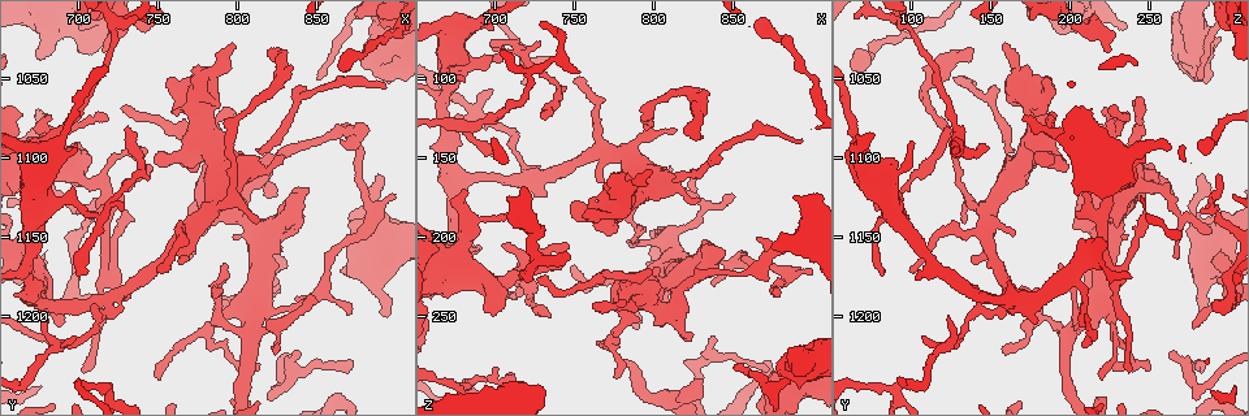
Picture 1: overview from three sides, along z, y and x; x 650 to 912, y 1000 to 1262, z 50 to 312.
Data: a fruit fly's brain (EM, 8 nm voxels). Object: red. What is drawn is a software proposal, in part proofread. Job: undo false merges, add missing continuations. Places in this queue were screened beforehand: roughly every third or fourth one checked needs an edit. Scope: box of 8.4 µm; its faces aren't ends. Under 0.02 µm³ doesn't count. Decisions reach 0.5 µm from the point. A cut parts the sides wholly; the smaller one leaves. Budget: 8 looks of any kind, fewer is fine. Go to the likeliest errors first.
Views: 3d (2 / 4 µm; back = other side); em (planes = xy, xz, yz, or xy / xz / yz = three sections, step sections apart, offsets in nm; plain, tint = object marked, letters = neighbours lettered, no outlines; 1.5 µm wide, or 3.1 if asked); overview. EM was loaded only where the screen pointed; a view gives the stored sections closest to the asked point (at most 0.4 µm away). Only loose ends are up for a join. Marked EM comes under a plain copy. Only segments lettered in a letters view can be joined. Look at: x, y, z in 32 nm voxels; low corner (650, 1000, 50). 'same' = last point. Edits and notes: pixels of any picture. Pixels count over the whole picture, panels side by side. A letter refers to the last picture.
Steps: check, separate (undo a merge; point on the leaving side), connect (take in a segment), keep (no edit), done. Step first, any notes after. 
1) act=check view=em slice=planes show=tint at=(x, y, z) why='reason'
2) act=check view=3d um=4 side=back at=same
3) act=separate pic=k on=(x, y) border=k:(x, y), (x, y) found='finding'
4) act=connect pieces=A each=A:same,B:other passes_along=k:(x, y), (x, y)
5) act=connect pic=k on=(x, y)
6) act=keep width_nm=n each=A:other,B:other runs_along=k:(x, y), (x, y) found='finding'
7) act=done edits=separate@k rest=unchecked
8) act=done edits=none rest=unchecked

act=check view=em slice=yz step=8 show=tint at=(682, 1090, 100) why='branch stops here'

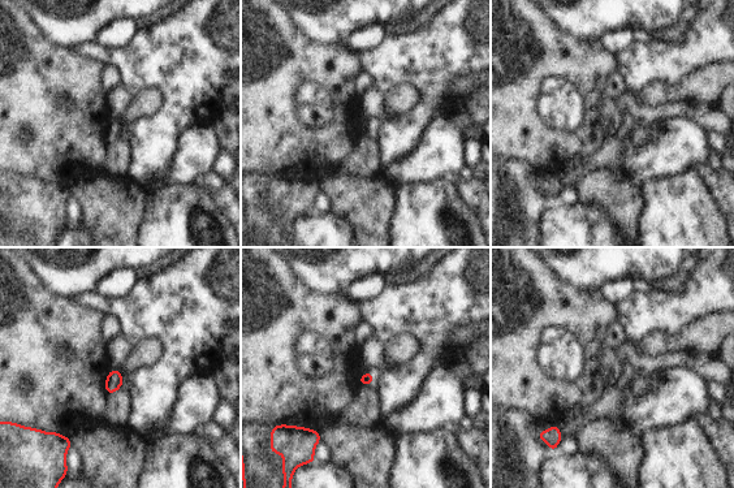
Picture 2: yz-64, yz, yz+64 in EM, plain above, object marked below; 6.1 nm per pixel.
act=check view=em slice=planes show=letters at=same

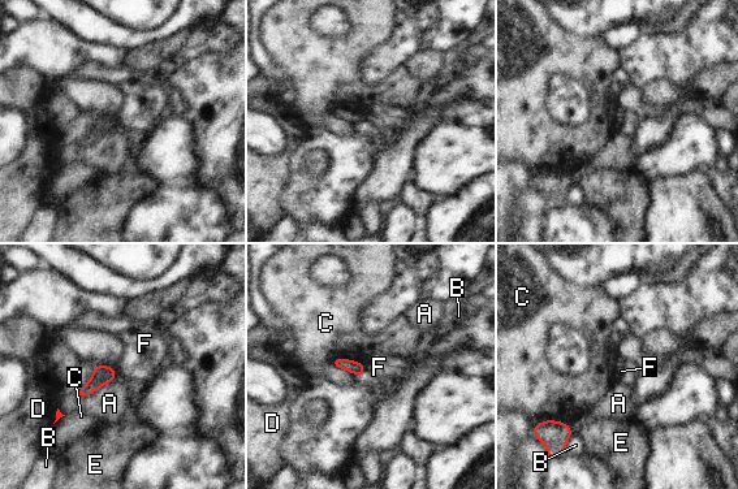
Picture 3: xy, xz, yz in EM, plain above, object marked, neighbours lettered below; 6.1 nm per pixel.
act=keep longest_contact=A:280nm each=A:other,B:other,C:other,D:other,E:other,F:other border=3:(362, 363), (365, 375) found='none of them fits'

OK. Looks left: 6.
act=check view=3d um=4 at=(844, 1120, 208) why='an open end'

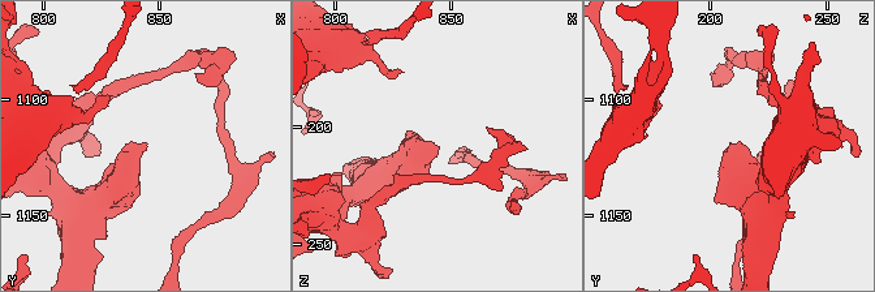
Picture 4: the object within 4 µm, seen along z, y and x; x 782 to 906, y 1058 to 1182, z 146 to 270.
act=check view=em slice=xy step=8 show=tint at=(843, 1119, 208)

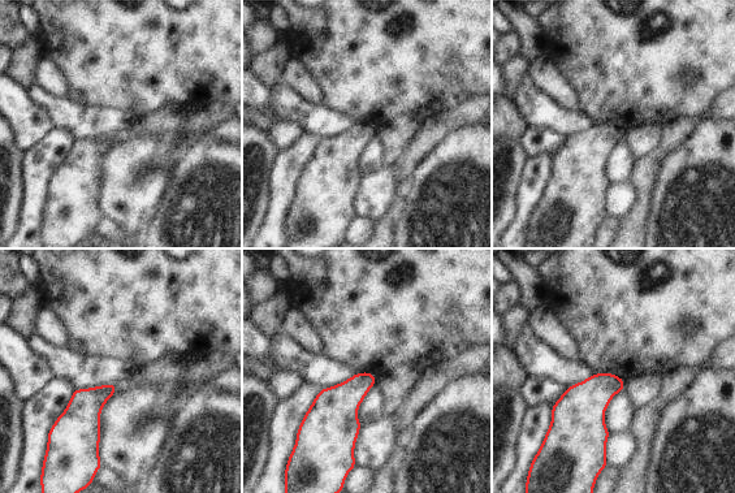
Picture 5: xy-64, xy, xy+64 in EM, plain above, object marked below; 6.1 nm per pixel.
act=check view=em slice=planes show=letters at=same

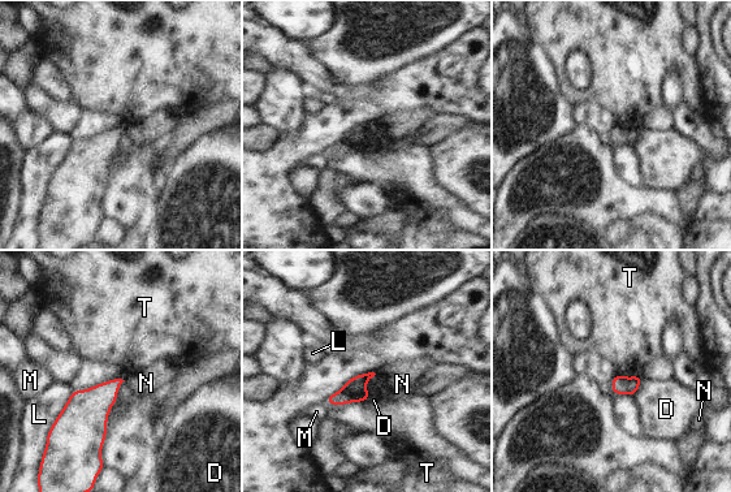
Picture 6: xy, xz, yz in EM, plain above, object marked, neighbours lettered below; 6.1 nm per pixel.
act=keep each=D:other,L:other,M:other,N:other,T:other found='no lettered segment goes on from it'

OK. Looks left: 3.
act=check view=em slice=planes show=tint at=(814, 1196, 212)

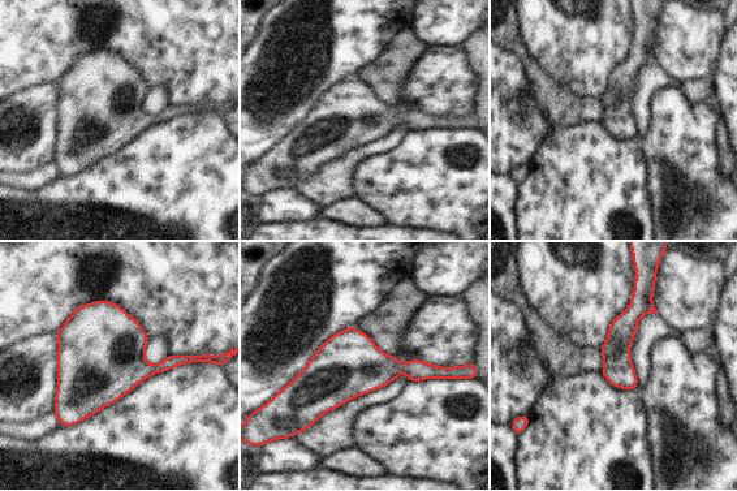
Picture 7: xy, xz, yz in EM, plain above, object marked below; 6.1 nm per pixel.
act=check view=em slice=planes show=letters at=same

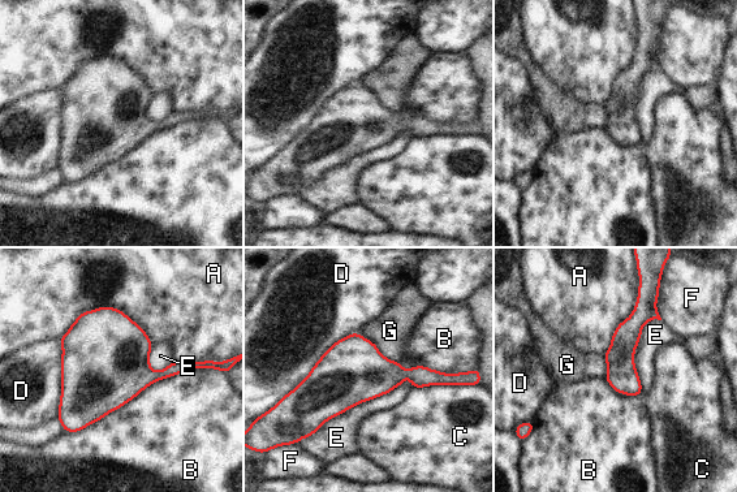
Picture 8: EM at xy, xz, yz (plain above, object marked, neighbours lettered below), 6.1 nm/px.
act=keep width_nm=400 each=A:other,B:other,C:other,D:other,E:other,F:other,G:other runs_along=8:(639, 303), (625, 339), (628, 392) found='continuous, no second cell'

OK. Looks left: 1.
act=done edits=none rest=unchecked

